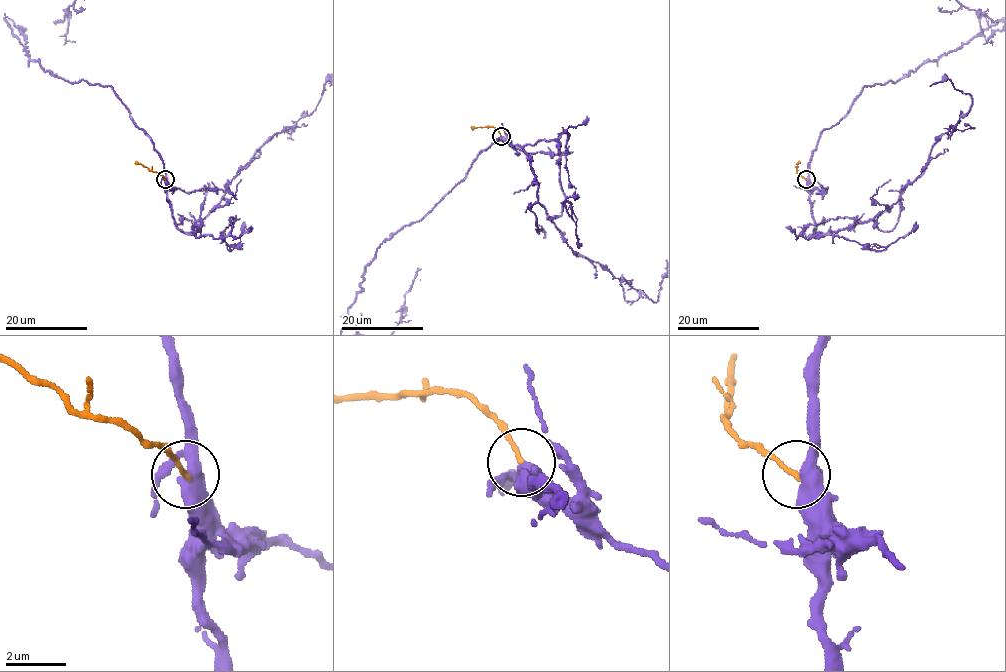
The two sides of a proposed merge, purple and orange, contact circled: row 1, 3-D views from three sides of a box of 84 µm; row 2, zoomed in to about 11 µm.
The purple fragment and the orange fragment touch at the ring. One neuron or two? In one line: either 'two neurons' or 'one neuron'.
two neurons

